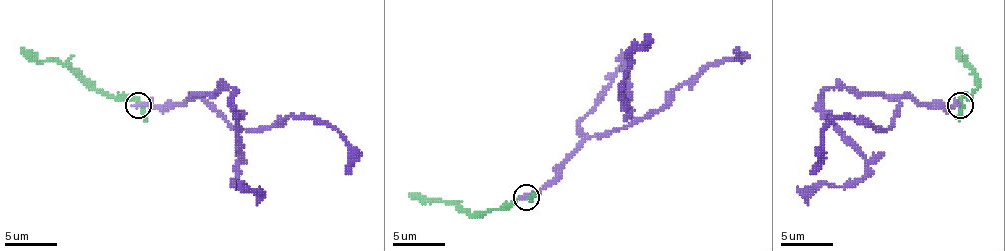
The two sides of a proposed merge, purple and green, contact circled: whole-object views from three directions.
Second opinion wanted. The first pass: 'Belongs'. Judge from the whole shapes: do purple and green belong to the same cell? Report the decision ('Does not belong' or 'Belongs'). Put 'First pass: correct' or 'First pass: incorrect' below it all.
Does not belong
First pass: incorrect

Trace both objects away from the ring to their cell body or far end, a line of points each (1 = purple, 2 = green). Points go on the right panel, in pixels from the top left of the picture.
1: (959, 105), (828, 87), (823, 110), (862, 155), (865, 173), (857, 181), (821, 184), (802, 197)
2: (962, 105), (962, 100), (972, 95), (977, 82), (956, 48)

